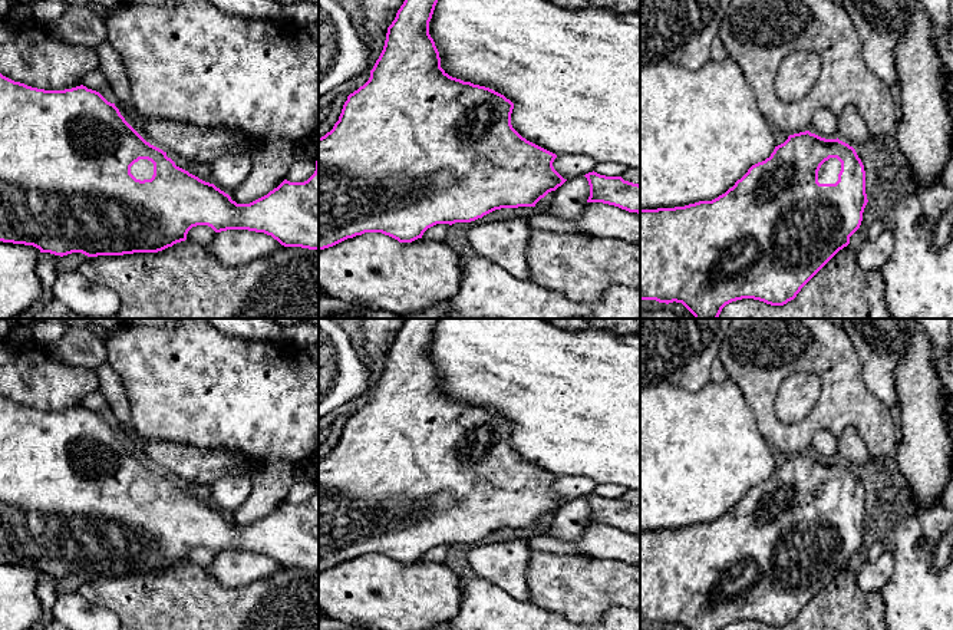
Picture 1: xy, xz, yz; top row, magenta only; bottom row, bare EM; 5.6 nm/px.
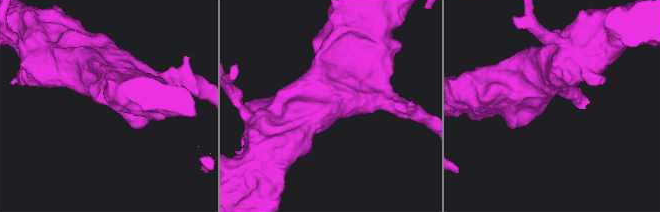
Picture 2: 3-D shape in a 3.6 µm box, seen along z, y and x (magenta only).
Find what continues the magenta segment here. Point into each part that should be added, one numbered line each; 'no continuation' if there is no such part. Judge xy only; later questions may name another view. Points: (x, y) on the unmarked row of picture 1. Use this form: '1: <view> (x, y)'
1: xy (142, 491)

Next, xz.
no continuation

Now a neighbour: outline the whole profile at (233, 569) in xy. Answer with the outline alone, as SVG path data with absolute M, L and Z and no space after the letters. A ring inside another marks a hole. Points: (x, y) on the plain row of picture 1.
M227 551L215 554L212 564L205 570L210 573L211 577L227 587L243 587L254 581L263 580L281 568L283 567L277 561L264 554L248 551Z

